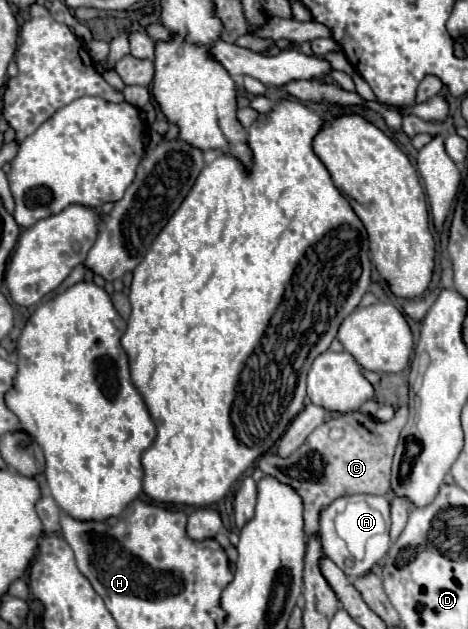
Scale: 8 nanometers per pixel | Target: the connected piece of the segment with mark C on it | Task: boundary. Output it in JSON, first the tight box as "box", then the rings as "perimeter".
{"box":[259,407,407,537],"perimeter":[[[399,407],[391,421],[375,421],[367,413],[349,413],[333,417],[321,423],[303,447],[299,447],[291,457],[281,459],[275,453],[267,453],[259,459],[259,469],[275,477],[277,481],[291,485],[303,499],[303,521],[305,535],[313,537],[319,531],[319,513],[323,507],[339,497],[367,493],[367,495],[387,495],[389,491],[389,463],[391,451],[397,447],[399,431],[405,425],[407,407]]]}

